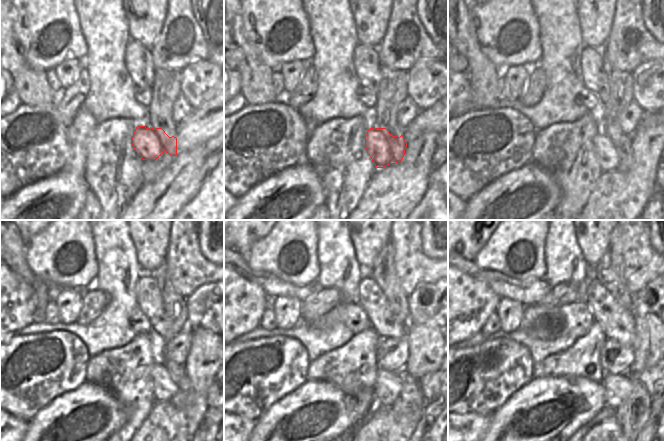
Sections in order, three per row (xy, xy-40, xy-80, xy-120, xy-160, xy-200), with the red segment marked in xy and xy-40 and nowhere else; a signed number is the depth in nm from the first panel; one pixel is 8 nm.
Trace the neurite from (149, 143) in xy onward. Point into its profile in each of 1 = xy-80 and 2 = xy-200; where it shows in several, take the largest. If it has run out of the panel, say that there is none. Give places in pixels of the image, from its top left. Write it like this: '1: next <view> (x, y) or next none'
1: next xy-80 (613, 152)
2: next xy-200 (624, 394)

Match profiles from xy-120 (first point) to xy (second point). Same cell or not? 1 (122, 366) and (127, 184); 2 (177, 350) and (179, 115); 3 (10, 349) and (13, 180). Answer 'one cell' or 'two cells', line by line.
1: one cell
2: one cell
3: one cell

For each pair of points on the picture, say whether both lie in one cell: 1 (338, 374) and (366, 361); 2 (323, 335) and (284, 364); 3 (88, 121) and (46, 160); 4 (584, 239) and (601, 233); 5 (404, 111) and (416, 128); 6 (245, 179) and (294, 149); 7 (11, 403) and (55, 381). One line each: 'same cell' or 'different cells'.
1: same cell
2: different cells
3: different cells
4: same cell
5: different cells
6: same cell
7: same cell

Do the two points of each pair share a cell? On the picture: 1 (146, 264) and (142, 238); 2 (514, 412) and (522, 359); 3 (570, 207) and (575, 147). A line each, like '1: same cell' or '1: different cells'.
1: same cell
2: different cells
3: same cell

